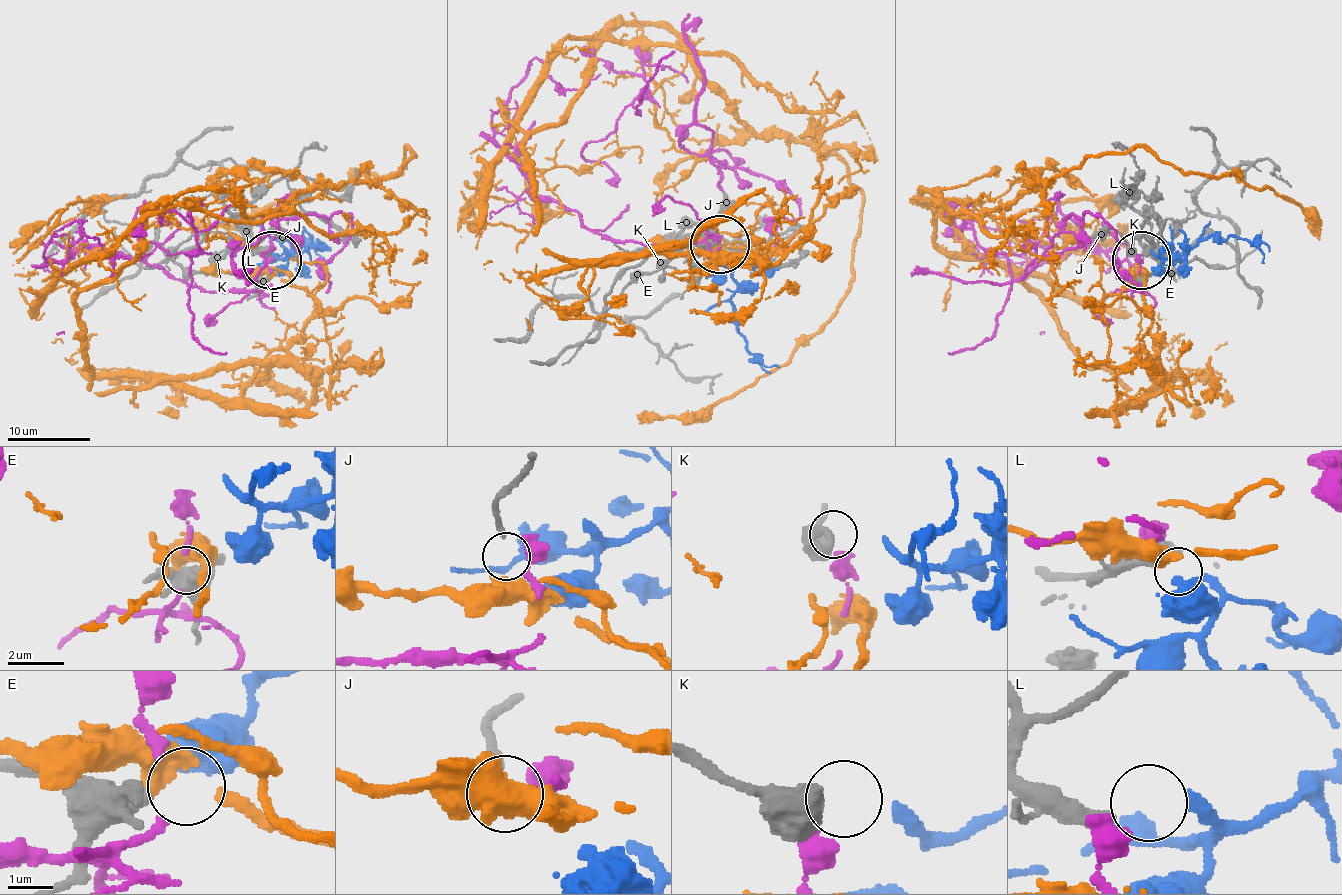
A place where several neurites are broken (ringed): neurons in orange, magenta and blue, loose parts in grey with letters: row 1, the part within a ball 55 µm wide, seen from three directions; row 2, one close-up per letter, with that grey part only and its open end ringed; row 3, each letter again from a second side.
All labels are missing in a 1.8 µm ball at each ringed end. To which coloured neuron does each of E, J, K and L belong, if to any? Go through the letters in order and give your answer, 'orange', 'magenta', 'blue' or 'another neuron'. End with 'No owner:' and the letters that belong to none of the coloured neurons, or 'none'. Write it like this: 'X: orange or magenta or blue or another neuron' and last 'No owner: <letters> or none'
E: another neuron
J: magenta
K: another neuron
L: blue
No owner: E, K

